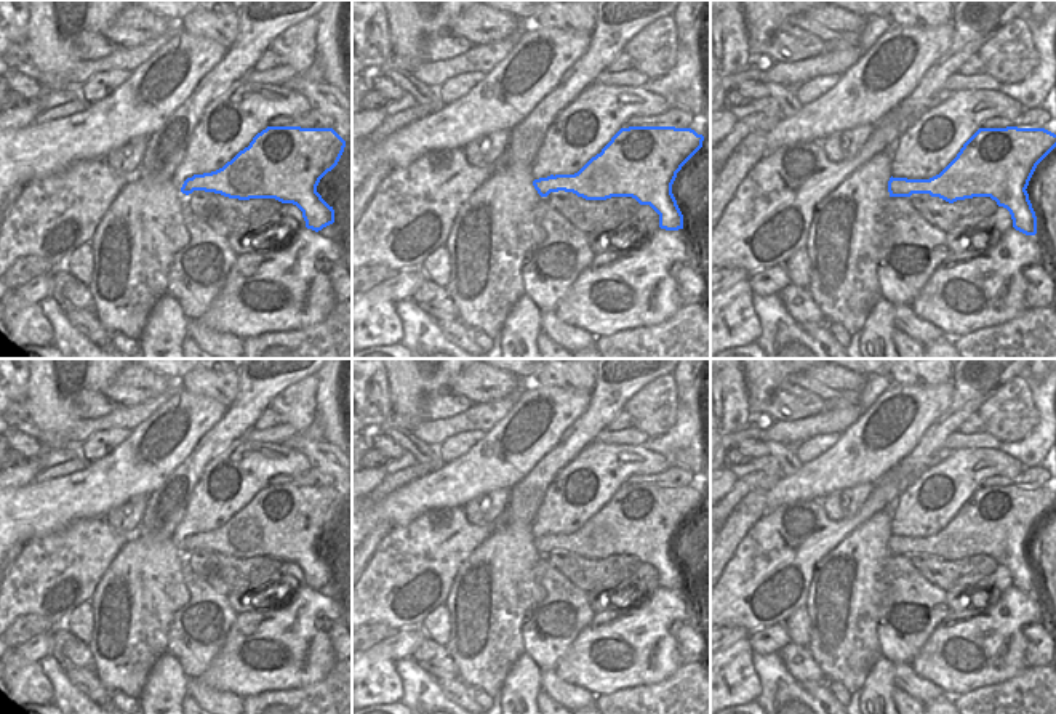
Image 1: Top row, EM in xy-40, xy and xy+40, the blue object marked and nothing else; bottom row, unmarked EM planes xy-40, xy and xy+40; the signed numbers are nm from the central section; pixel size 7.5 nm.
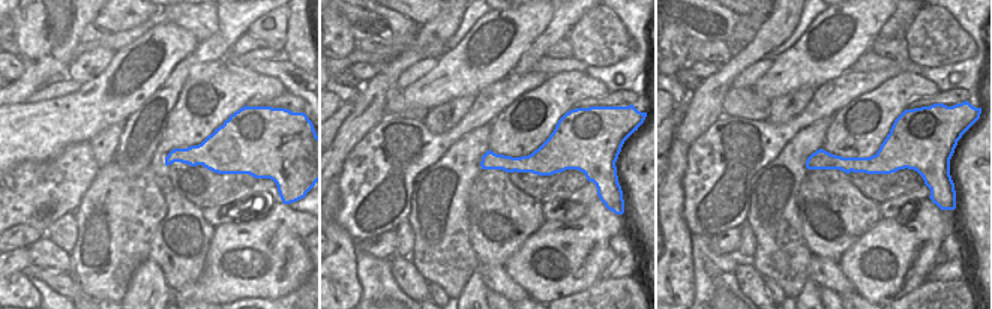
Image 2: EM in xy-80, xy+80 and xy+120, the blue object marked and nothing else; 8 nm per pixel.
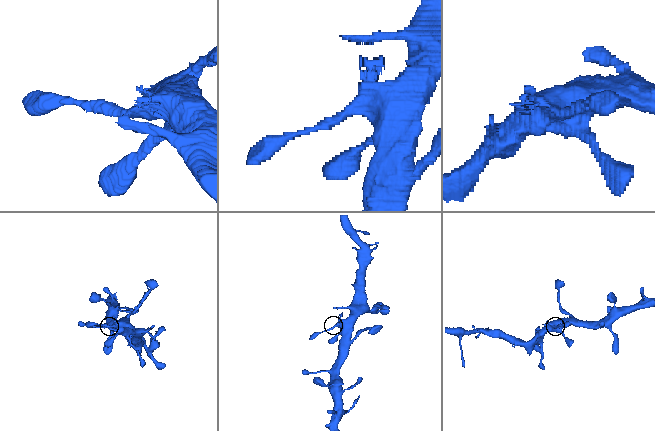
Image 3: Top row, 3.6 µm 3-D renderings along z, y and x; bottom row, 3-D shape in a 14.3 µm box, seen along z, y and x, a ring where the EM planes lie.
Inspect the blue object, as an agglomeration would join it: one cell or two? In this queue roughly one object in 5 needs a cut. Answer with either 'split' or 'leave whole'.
split

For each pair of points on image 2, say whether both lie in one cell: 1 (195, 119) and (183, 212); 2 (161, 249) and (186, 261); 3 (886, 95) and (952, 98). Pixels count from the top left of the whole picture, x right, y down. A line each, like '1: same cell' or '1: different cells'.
1: different cells
2: same cell
3: different cells

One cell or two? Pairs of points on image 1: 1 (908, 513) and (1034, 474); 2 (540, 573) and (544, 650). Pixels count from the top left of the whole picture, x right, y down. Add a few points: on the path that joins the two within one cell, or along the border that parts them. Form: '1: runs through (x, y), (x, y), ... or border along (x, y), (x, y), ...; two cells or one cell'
1: border along (1024, 468), (1010, 477), (989, 476), (980, 485); two cells
2: runs through (559, 593), (562, 615), (552, 625), (552, 631); one cell

